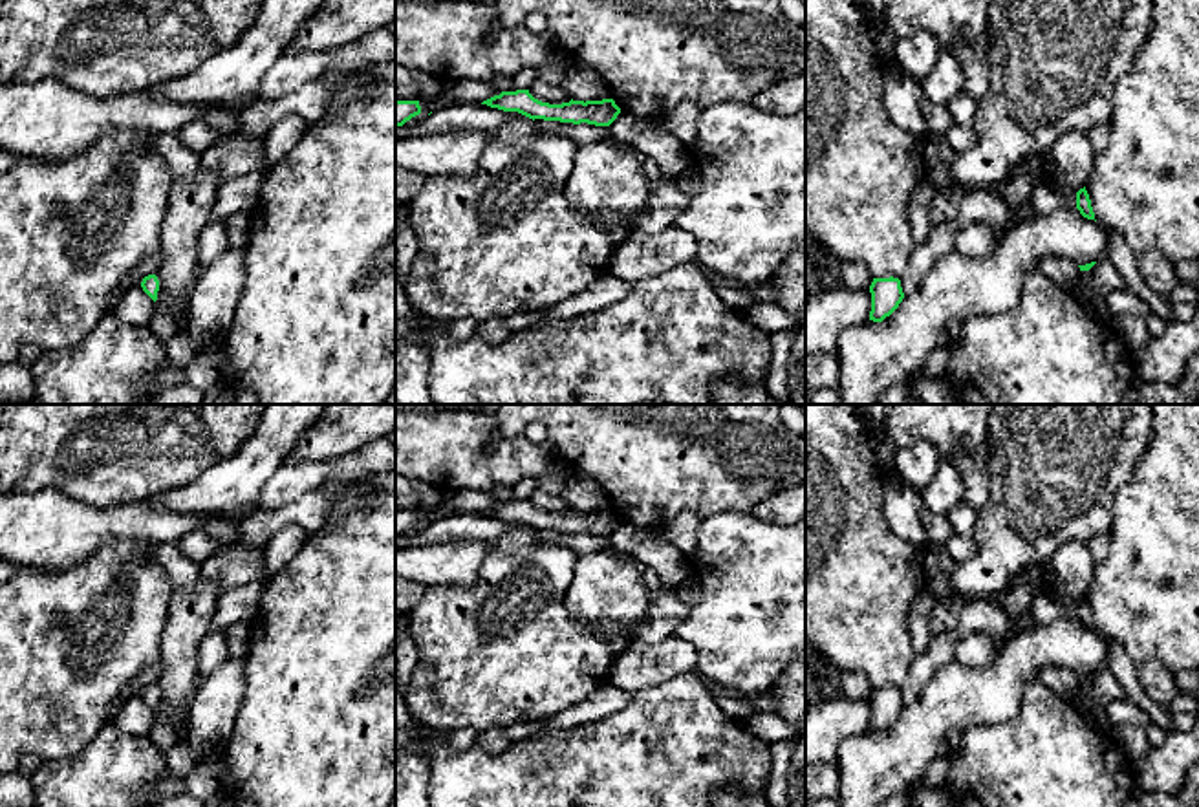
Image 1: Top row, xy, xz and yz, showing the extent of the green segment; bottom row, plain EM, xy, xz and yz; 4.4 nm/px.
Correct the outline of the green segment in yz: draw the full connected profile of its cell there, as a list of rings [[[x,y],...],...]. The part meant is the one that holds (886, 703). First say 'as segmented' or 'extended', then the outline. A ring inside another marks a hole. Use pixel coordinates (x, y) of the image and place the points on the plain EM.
as segmented; [[[873,688],[870,695],[871,721],[870,730],[882,732],[890,726],[904,708],[899,688]]]

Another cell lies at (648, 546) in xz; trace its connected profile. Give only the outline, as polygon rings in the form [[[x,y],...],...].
[[[621,522],[608,538],[619,553],[654,569],[664,589],[675,591],[690,576],[686,556],[664,536],[663,529]]]

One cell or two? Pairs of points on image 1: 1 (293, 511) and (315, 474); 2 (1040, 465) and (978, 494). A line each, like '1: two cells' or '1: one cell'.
1: two cells
2: two cells

